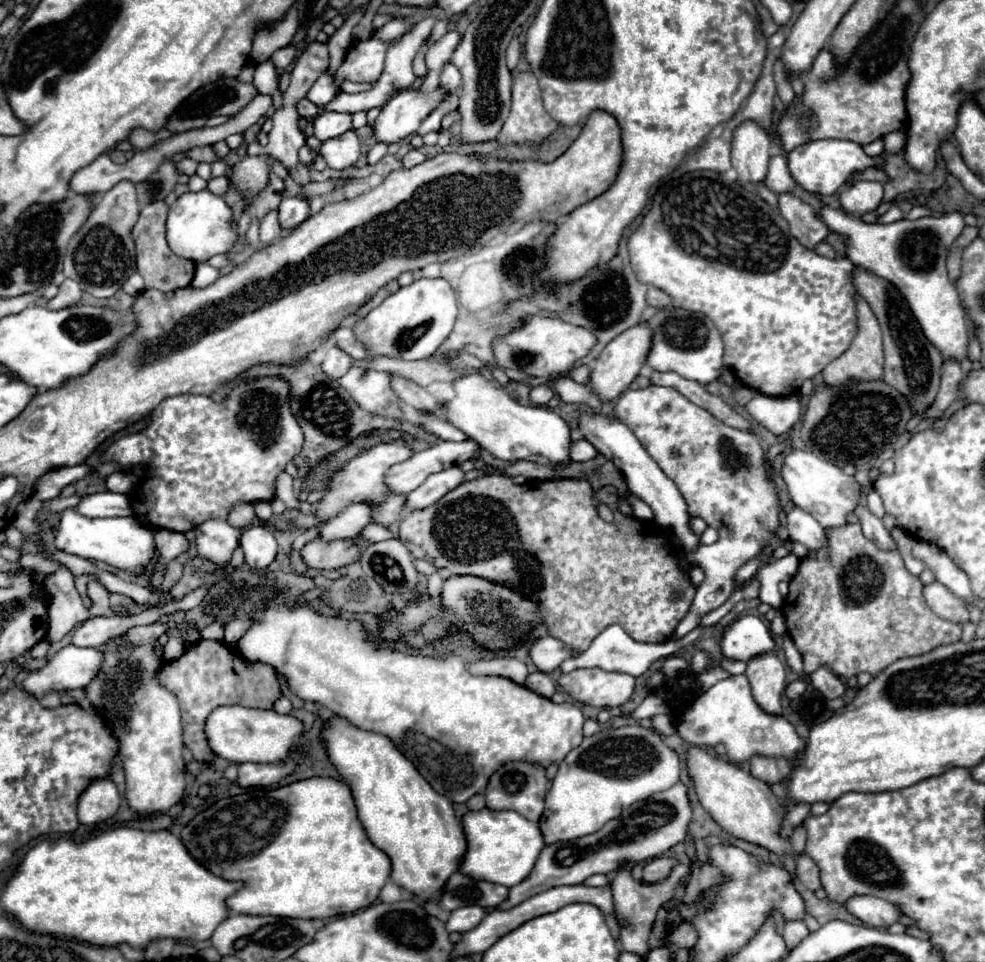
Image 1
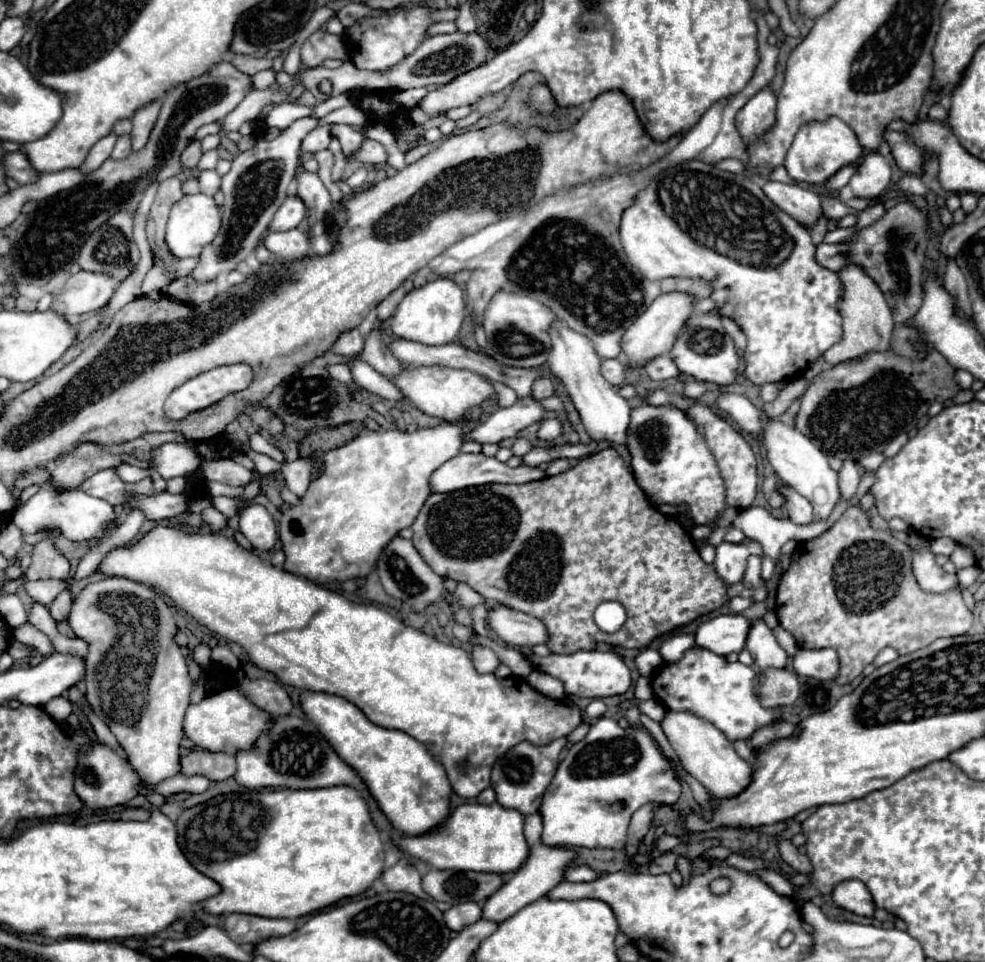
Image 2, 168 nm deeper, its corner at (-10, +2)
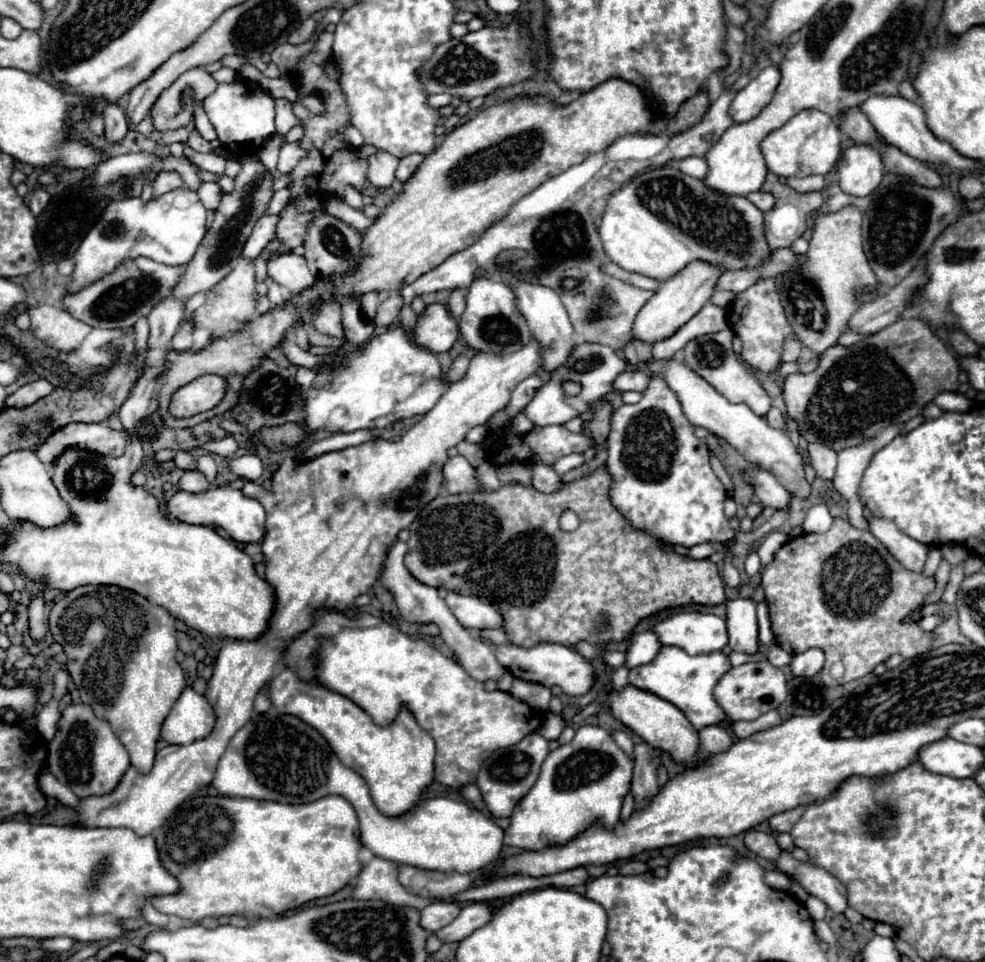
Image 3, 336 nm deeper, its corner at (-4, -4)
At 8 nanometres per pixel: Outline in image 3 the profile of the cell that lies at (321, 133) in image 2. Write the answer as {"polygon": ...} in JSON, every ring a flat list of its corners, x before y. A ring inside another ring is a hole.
{"polygon":[[291,142,291,144,283,146,281,152,279,152,277,170,279,170,281,174,289,174,289,172,297,166,297,162,301,160,301,156,305,156,305,152,301,152,301,148,297,146,297,142]]}

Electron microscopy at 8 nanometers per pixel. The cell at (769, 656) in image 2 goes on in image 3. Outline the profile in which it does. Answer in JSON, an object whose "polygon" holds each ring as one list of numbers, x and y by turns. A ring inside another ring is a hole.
{"polygon":[[731,598,725,602,725,606,727,606,727,632,731,650,749,654,759,652,755,602,751,598]]}

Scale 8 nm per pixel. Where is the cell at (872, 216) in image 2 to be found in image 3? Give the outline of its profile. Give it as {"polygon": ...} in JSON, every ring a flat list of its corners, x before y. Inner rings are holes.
{"polygon":[[845,206,837,212,821,212,815,216,813,234,809,240,809,250,805,252,805,262,799,262,793,270,783,272,775,278,775,286,781,298,781,304,785,308,789,326,793,328,797,340,813,350,813,354,823,354,827,348,837,344,837,338,845,332,845,320,863,304,871,302,875,298,875,292,867,294,865,298,857,298,855,290,859,286,875,286,877,278,867,262,867,256,863,252,861,244,861,210,857,206],[813,296,819,298,825,304,825,328,821,332,815,332,807,318,809,312,813,312]]}

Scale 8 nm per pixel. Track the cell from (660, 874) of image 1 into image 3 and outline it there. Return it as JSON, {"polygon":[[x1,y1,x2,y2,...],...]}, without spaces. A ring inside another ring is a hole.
{"polygon":[[627,860,627,862,623,862,619,866,619,874,623,874,623,876,627,876,627,874,643,874,647,870,649,870,647,864,639,862,639,860]]}

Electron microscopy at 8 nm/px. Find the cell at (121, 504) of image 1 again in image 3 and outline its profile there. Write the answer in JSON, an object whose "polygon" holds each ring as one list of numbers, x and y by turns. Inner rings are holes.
{"polygon":[[231,484,215,486,215,488,209,488,205,492,197,492,197,494,181,490,169,498,167,510,169,510,171,518,187,522,187,524,205,524,205,526,217,524,233,540,243,542,243,544,259,542,265,534,265,510,263,510,263,506,257,500,247,498,241,490,233,488]]}

